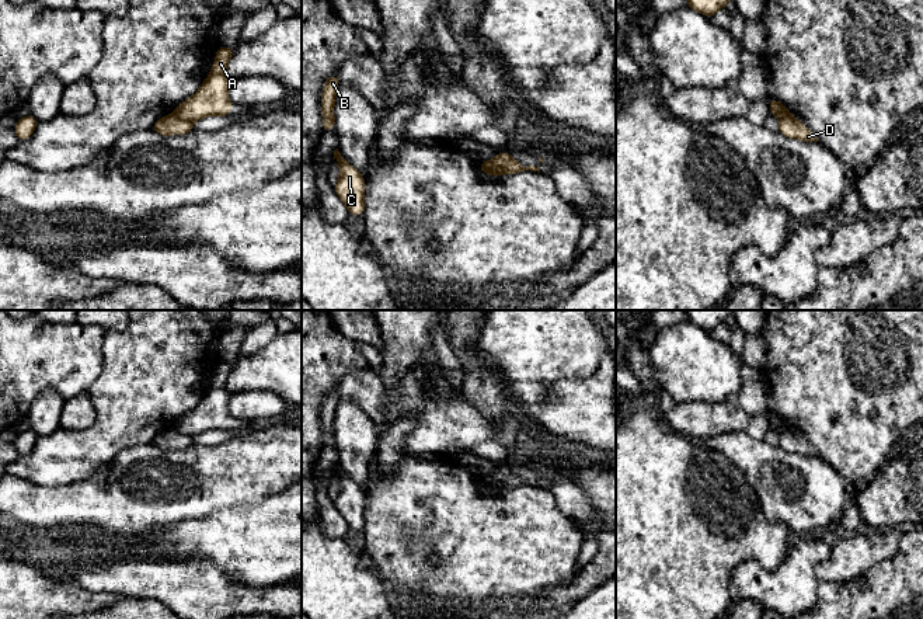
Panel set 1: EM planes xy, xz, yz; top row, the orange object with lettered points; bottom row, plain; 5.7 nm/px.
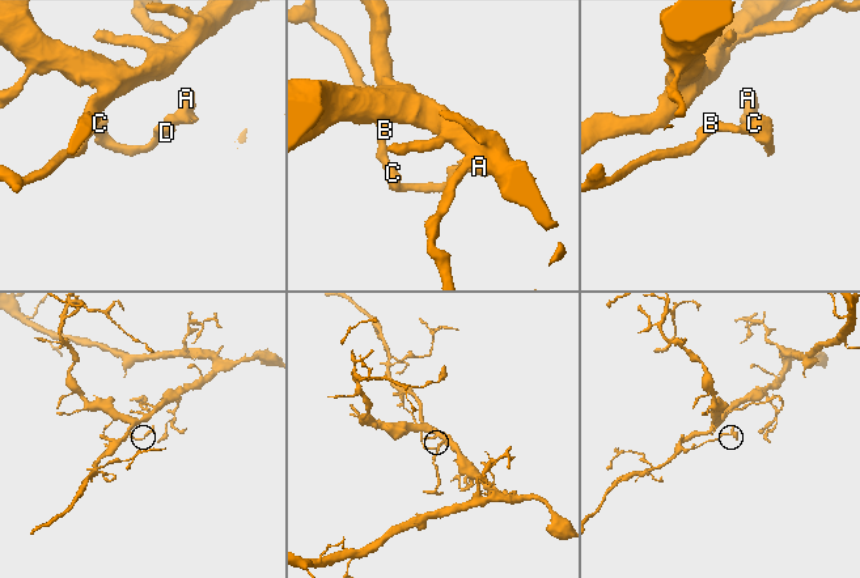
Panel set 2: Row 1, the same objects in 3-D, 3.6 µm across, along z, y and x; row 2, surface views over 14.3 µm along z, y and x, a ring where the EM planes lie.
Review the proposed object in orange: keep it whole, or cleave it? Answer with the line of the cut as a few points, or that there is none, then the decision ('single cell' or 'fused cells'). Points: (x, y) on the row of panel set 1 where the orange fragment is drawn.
cut in xy along (174, 112), (191, 122); fused cells

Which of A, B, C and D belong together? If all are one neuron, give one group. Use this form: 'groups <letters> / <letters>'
groups A / B C D

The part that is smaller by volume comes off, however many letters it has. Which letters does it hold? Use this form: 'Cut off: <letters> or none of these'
Cut off: A

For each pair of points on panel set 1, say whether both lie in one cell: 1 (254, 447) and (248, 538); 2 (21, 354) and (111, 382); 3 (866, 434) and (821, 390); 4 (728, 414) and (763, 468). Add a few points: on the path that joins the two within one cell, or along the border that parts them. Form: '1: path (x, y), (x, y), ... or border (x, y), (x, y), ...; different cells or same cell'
1: border (281, 490), (257, 501), (219, 510); different cells
2: border (103, 345), (103, 369), (86, 392); different cells
3: path (854, 423), (832, 400); same cell
4: border (745, 430), (717, 434), (707, 440); different cells

